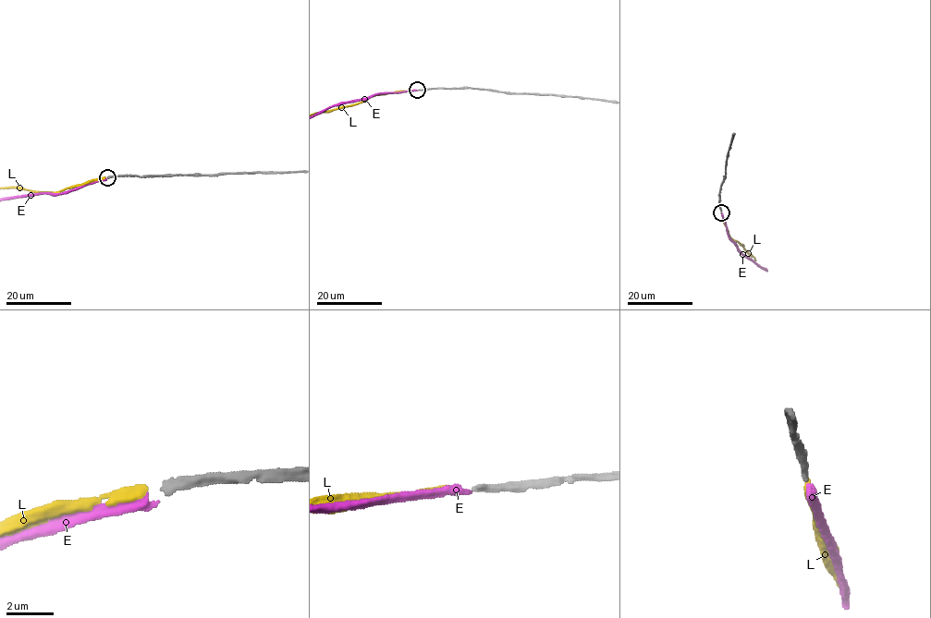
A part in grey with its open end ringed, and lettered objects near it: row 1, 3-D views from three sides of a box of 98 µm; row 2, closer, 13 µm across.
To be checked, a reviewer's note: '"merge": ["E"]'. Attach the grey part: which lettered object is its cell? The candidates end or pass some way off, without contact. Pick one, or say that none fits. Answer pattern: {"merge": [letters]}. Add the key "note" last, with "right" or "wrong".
{"merge": ["L"], "note": "wrong"}

